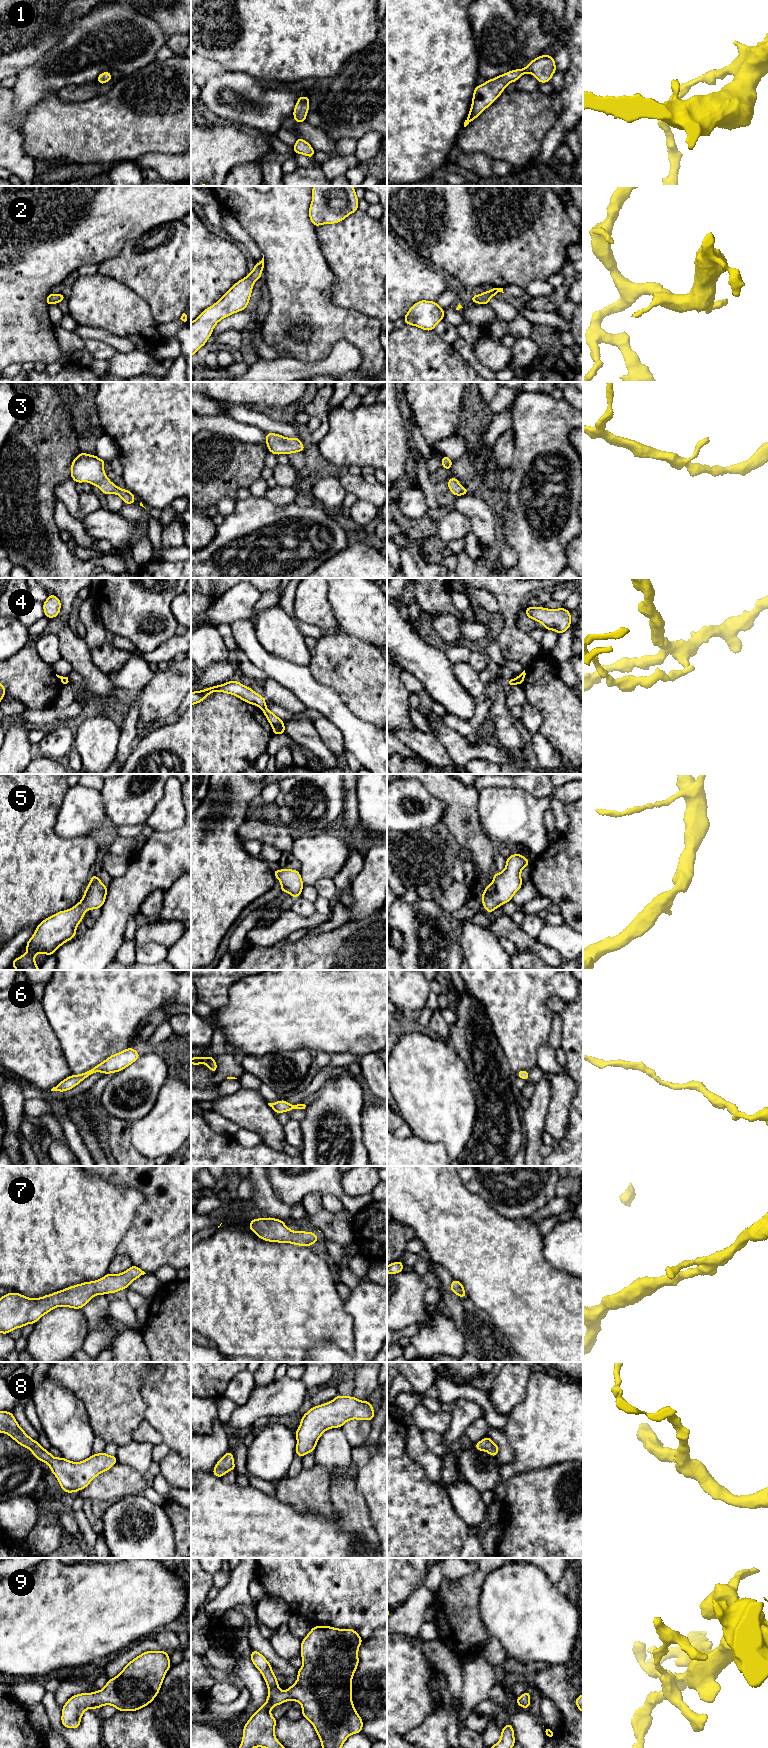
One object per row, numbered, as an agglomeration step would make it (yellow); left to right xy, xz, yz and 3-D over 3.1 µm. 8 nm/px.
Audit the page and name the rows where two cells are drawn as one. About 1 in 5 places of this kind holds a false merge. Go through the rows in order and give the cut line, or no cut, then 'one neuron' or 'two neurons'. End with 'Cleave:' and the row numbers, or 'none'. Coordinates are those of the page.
1: no cut; one neuron
2: no cut; one neuron
3: no cut; one neuron
4: cut in yz along (515, 679), (516, 683); two neurons
5: no cut; one neuron
6: no cut; one neuron
7: no cut; one neuron
8: no cut; one neuron
9: no cut; one neuron
Cleave: 4

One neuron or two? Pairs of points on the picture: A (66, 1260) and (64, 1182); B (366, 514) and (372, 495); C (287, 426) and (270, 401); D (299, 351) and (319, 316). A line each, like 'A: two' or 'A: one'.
A: one
B: two
C: two
D: one

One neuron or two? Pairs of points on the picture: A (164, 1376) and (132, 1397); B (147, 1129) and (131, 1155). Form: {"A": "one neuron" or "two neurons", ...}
{"A": "two neurons", "B": "two neurons"}

